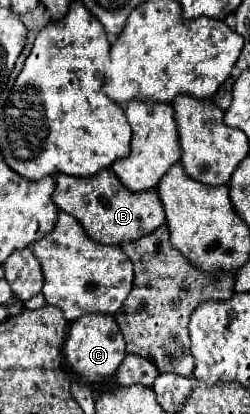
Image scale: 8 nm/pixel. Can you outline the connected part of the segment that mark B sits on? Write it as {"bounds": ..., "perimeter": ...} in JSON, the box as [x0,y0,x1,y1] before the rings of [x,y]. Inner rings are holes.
{"bounds":[52,168,166,244],"perimeter":[[[110,168],[100,170],[100,174],[88,178],[56,174],[56,190],[52,198],[60,210],[78,218],[78,222],[84,226],[86,234],[92,240],[100,240],[102,244],[120,244],[124,240],[136,240],[162,226],[166,216],[164,204],[156,188],[148,192],[132,192],[122,186],[118,176]]]}

